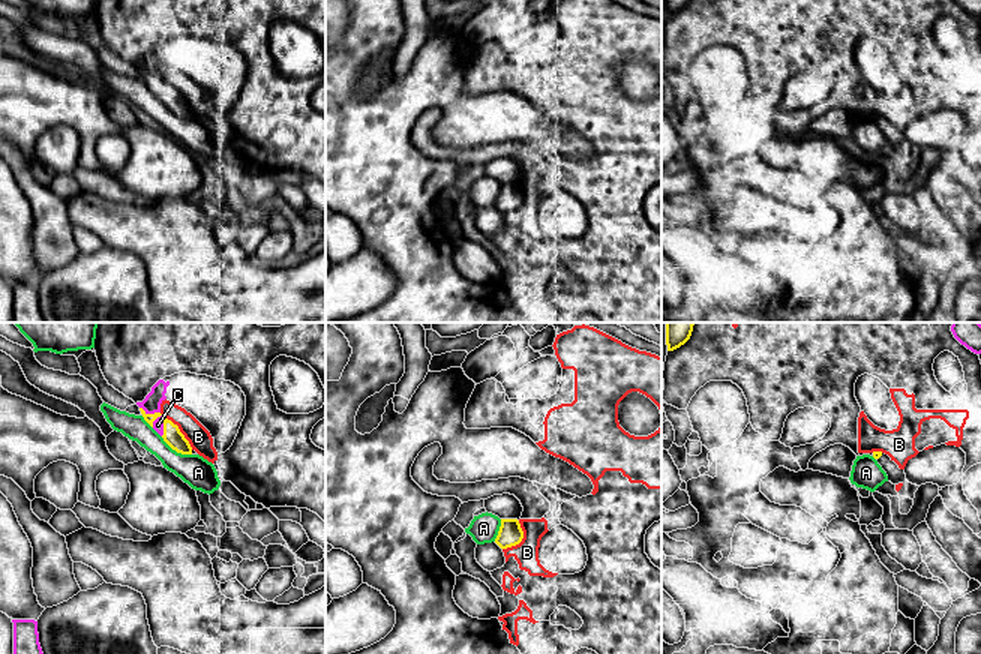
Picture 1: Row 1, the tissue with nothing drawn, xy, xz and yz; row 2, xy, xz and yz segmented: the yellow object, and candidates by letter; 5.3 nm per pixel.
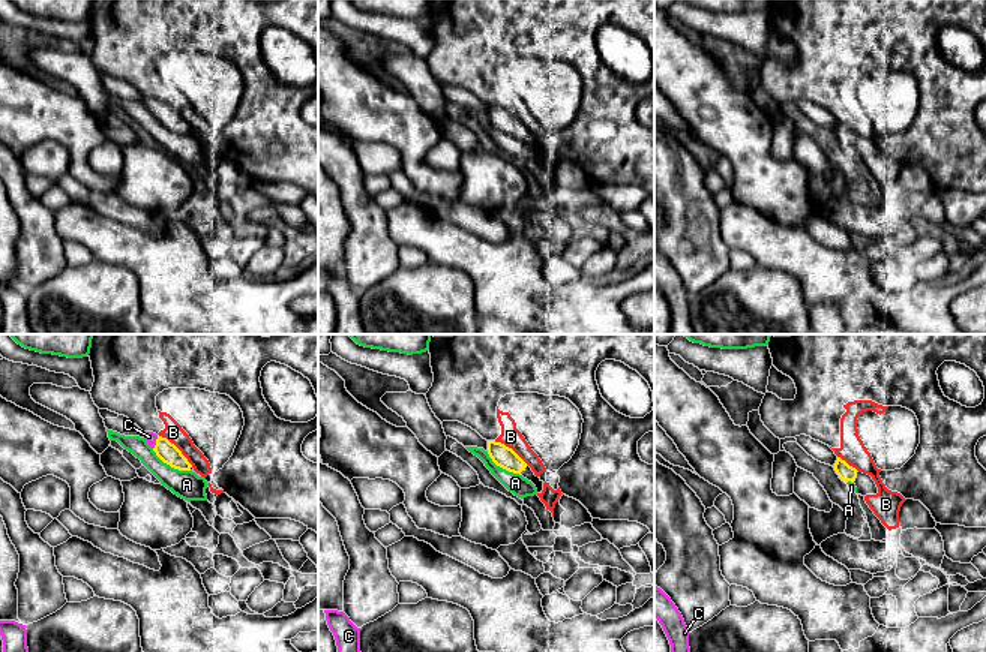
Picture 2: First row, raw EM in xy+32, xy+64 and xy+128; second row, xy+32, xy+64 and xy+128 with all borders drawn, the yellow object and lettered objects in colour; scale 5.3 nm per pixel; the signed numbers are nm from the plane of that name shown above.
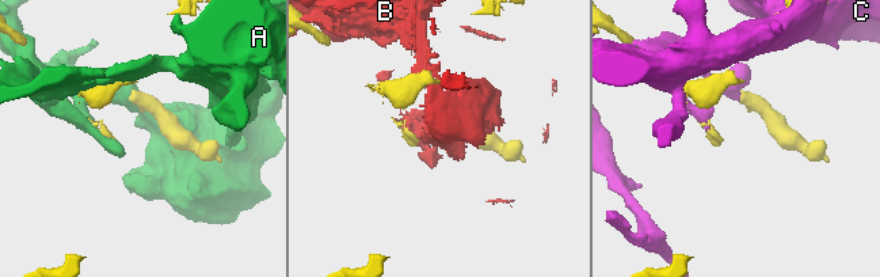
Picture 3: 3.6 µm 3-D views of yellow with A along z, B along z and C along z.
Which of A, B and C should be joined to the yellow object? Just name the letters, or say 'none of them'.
C

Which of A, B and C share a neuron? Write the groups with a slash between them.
A / B / C

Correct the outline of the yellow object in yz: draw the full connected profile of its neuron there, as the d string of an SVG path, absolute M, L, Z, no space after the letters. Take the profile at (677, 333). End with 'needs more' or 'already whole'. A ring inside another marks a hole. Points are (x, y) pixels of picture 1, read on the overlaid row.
M666 322L668 351L674 351L684 345L693 332L694 322Z | already whole

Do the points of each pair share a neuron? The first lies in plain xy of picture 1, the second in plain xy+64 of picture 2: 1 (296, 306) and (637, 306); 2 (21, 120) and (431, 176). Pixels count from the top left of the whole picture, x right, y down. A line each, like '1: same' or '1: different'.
1: different
2: same

